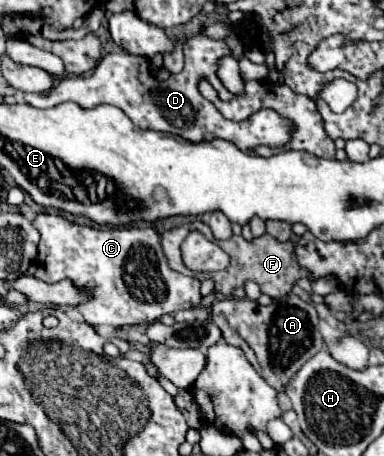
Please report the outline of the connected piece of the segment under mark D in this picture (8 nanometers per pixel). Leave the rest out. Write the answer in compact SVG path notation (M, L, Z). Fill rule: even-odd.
M202 26L198 34L194 34L184 42L184 58L186 58L184 70L172 74L168 80L158 80L152 74L150 60L146 56L134 56L130 52L110 52L96 64L96 68L88 76L68 76L60 80L60 84L54 86L46 98L24 94L24 100L36 108L50 108L60 102L78 102L84 108L94 108L98 104L112 104L120 108L140 128L178 134L190 142L224 138L236 144L244 152L254 150L258 144L266 144L266 146L286 144L290 138L290 122L284 120L284 124L274 124L276 116L273 110L262 109L242 122L234 122L234 120L226 120L214 108L212 102L200 96L198 80L200 76L206 76L210 84L218 90L222 100L234 98L234 94L228 92L218 78L218 60L222 60L224 56L232 56L232 50L224 40L208 38L204 34L204 28L206 26Z

